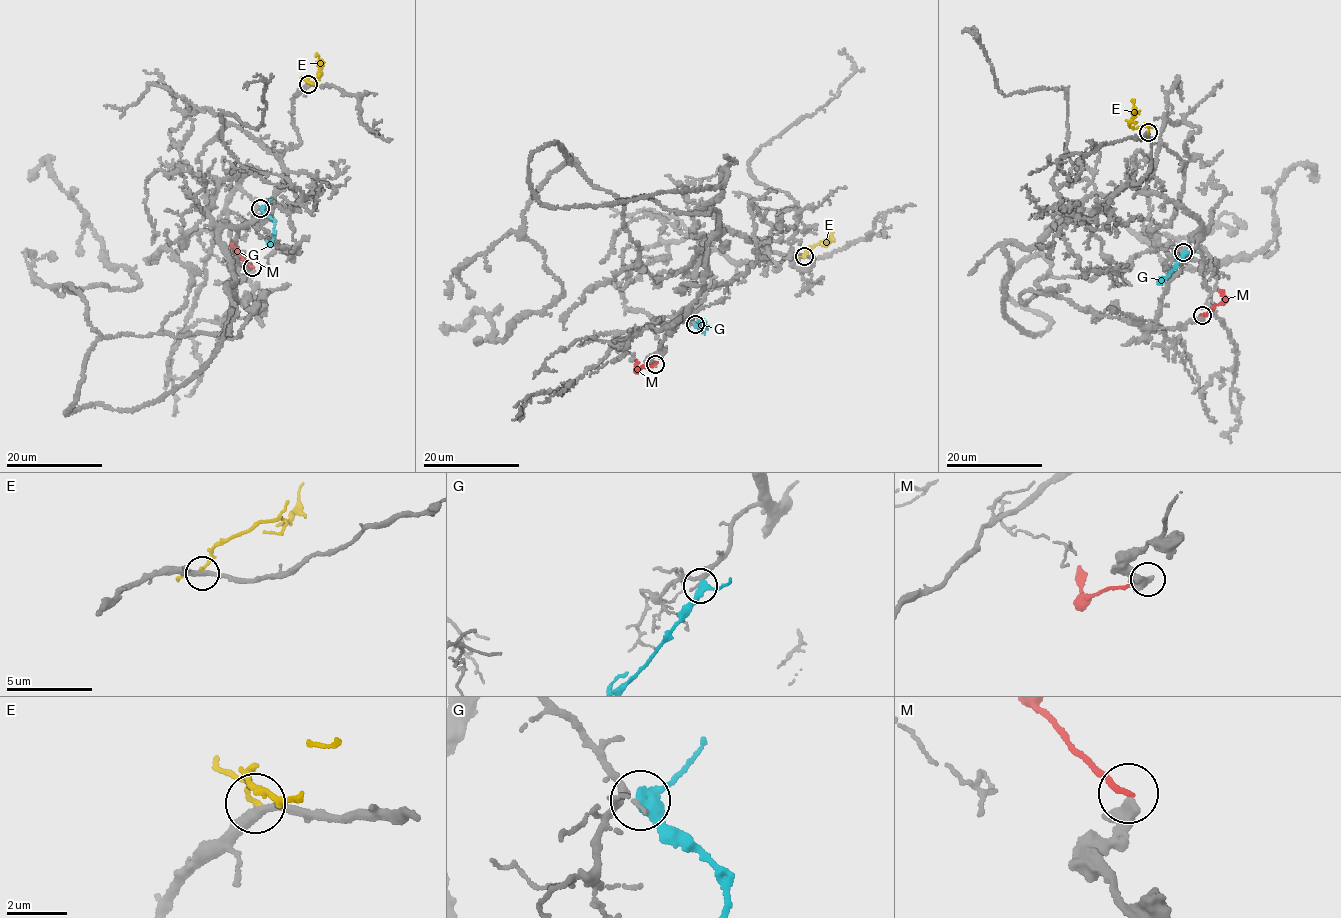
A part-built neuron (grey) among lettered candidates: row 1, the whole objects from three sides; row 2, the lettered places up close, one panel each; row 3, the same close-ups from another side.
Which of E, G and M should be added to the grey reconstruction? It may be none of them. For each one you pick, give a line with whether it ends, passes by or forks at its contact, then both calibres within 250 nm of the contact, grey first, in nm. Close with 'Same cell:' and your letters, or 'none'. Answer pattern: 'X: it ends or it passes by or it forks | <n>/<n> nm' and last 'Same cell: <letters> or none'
E: it passes by | 280/110 nm
Same cell: E

